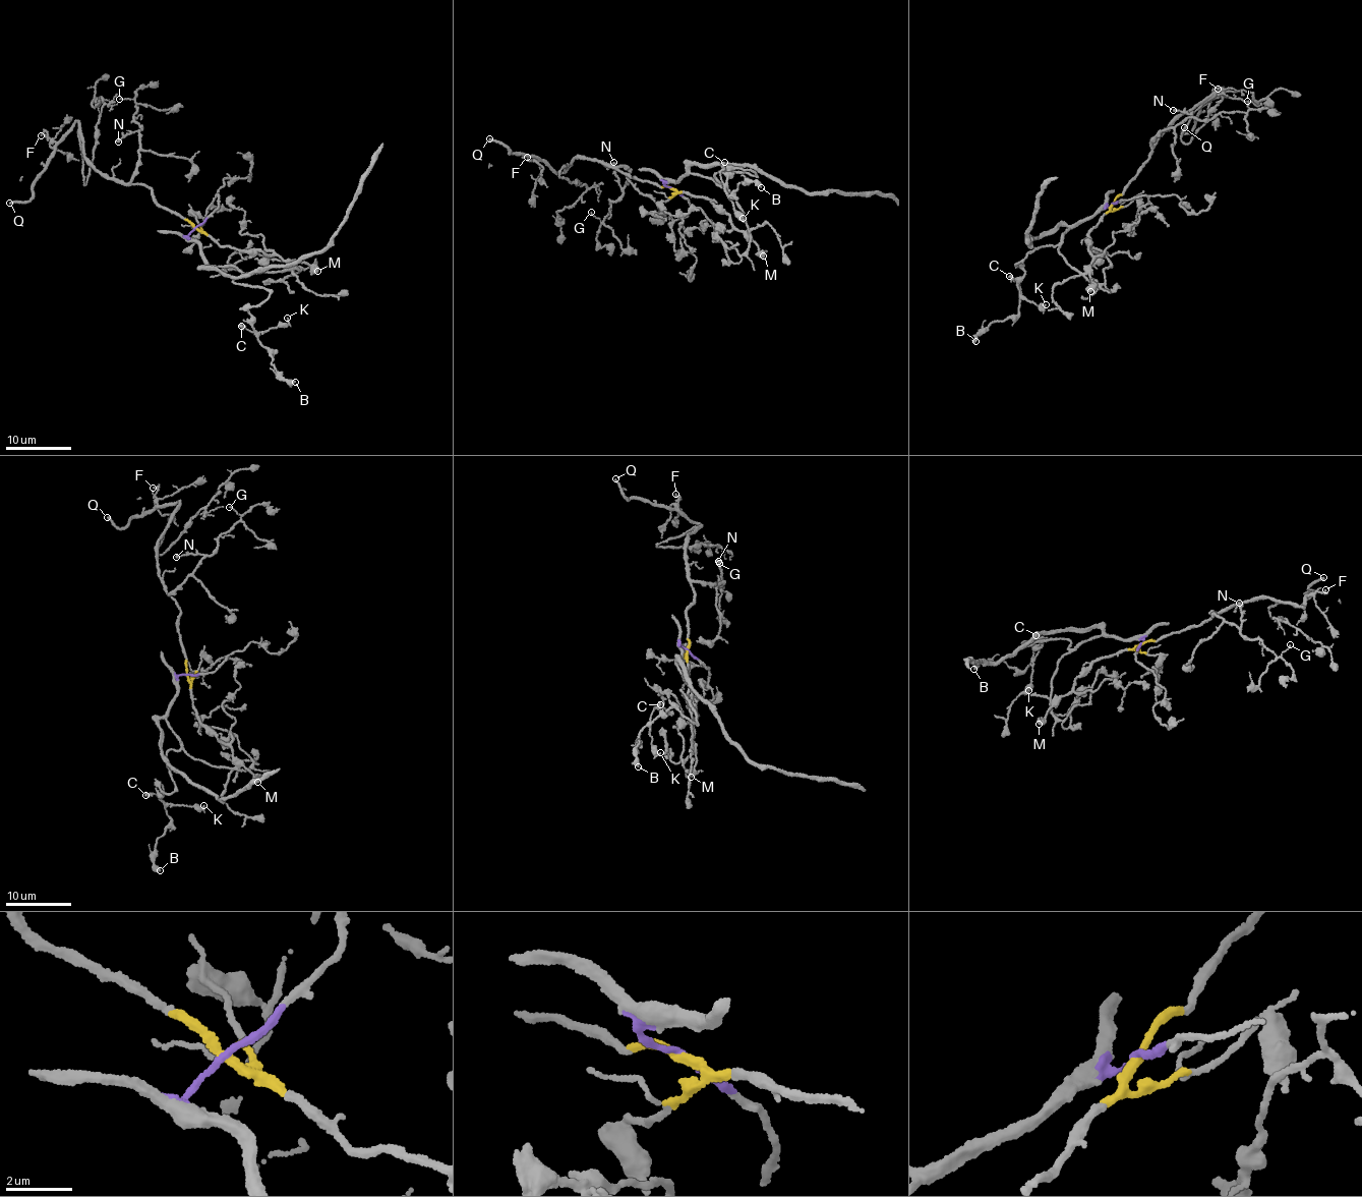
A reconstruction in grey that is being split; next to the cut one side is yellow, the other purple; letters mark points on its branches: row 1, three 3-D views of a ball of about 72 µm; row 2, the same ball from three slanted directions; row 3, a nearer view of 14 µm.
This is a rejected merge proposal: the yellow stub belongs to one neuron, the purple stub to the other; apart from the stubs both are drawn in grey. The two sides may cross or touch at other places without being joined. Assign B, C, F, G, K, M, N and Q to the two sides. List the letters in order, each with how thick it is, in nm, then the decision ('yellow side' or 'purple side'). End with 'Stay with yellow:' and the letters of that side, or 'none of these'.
B: 480 nm | purple side
C: 280 nm | purple side
F: 160 nm | yellow side
G: 120 nm | yellow side
K: 120 nm | purple side
M: 420 nm | yellow side
N: 240 nm | yellow side
Q: 240 nm | yellow side
Stay with yellow: F, G, M, N, Q

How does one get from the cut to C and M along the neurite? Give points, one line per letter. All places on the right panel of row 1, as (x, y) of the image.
C: (1112, 204), (1069, 227), (1060, 242), (1034, 248), (1015, 263), (1024, 274), (1019, 291), (1008, 276)
M: (1112, 204), (1086, 233), (1092, 259), (1085, 268), (1090, 291)

